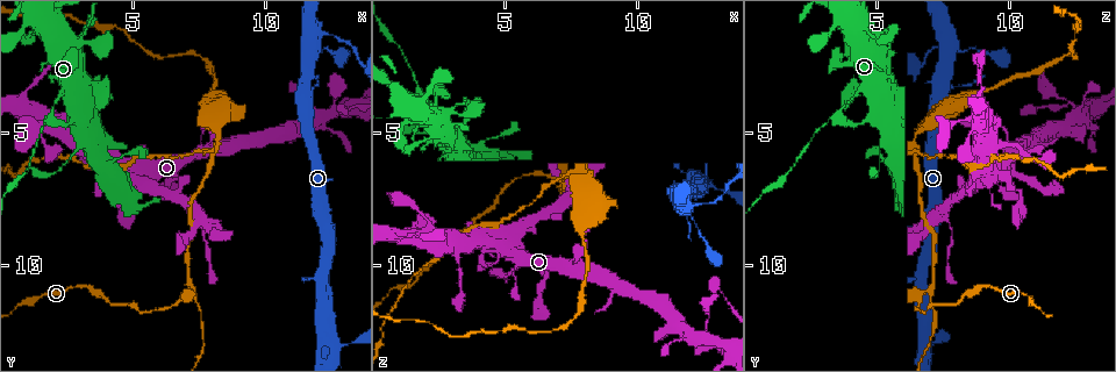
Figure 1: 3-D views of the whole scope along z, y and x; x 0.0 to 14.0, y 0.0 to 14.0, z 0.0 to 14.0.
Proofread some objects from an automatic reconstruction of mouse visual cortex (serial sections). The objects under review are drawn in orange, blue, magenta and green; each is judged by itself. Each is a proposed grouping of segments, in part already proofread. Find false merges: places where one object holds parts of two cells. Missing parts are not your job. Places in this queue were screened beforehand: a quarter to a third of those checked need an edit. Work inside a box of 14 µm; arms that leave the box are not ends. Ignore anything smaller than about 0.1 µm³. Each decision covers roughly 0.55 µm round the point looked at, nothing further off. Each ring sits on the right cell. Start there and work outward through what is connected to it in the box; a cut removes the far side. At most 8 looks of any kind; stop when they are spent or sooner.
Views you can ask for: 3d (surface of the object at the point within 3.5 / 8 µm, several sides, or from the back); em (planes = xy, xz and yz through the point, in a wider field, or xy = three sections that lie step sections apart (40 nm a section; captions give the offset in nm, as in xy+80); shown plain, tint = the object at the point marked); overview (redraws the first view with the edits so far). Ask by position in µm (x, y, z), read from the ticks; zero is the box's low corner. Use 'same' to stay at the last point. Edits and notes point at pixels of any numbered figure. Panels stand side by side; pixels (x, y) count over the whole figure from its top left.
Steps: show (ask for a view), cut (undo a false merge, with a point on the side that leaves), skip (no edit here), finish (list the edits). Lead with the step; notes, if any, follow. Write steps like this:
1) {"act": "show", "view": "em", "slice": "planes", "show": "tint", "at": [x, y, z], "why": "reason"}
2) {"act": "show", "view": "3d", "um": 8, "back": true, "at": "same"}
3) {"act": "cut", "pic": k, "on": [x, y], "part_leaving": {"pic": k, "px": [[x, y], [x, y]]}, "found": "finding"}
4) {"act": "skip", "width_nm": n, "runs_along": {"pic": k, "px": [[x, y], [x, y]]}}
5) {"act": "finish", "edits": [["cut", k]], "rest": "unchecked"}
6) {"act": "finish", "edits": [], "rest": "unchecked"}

{"act": "show", "view": "3d", "um": 3.5, "at": [2.8, 4.4, 5.0], "why": "abrupt turn"}

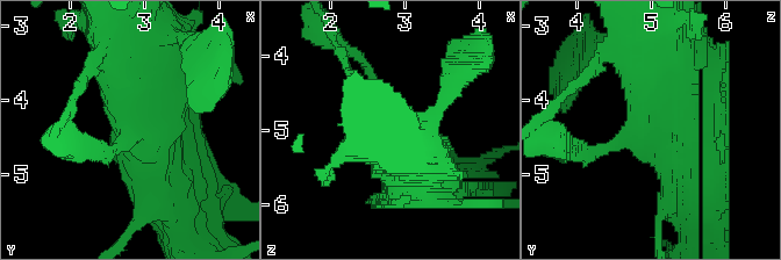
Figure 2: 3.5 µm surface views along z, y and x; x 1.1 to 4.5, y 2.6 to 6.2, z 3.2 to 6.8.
{"act": "show", "view": "em", "slice": "xy", "step": 3, "show": "plain", "at": [2.85, 4.45, 4.95], "why": "shape alone is not enough"}

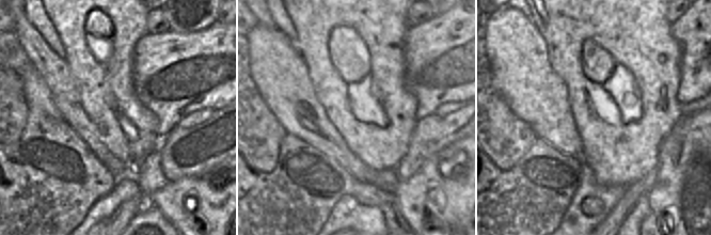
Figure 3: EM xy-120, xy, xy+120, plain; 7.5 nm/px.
{"act": "show", "view": "em", "slice": "xy", "step": 3, "show": "tint", "at": "same", "why": "where the object lies"}

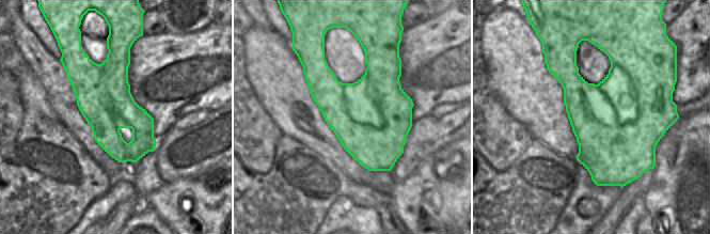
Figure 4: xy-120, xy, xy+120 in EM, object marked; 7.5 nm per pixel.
{"act": "skip", "runs_along": {"pic": 2, "px": [[141, 65], [166, 204]]}, "found": "one cell here"}

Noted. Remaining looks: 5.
{"act": "show", "view": "3d", "um": 3.5, "at": [1.7, 4.8, 3.0], "why": "sudden change in width"}

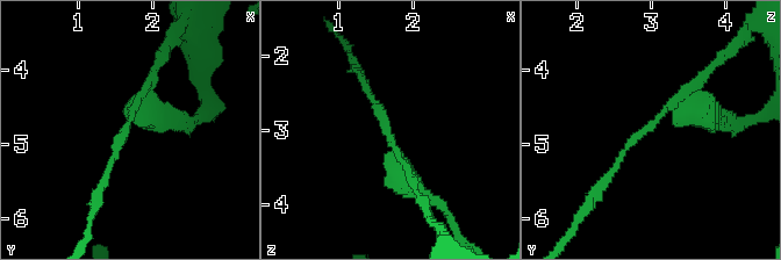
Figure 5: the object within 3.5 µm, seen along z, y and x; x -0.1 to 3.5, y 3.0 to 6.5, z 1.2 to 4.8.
{"act": "show", "view": "em", "slice": "xy", "step": 5, "show": "tint", "at": [1.65, 4.70, 3.05], "arm_widths_nm": [100, 350]}

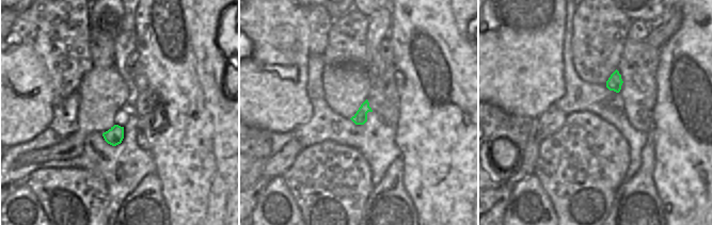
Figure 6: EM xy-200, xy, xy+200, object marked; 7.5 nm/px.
{"act": "cut", "pic": 5, "on": [382, 116], "part_leaving": {"pic": 5, "px": [[398, 149], [362, 78]]}, "found": "a second cell is stuck on"}

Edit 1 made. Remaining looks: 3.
{"act": "show", "view": "3d", "um": 3.5, "at": [7.1, 11.0, 6.7], "why": "a fork"}

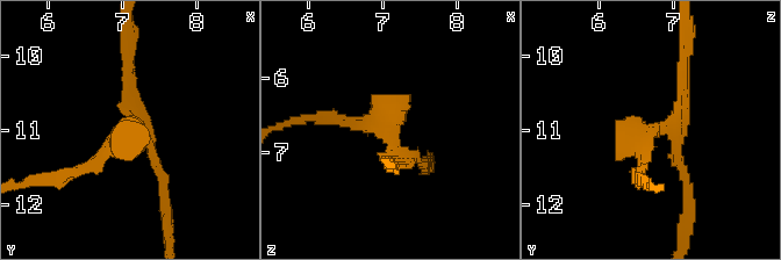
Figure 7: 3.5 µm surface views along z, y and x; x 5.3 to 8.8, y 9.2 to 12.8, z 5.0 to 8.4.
{"act": "show", "view": "em", "slice": "xy", "step": 5, "show": "tint", "at": [7.10, 11.00, 6.80], "arms": 3, "arm_widths_nm": [100, 150, 150]}

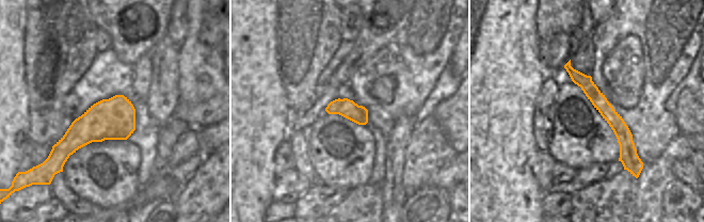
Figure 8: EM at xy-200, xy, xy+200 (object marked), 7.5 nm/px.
{"act": "cut", "pic": 7, "on": [681, 86], "part_leaving": {"pic": 7, "px": [[668, 120], [683, 106], [686, 31]]}, "found": "two cells meet here"}

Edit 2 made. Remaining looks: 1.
{"act": "finish", "edits": [["cut", 5], ["cut", 7]], "rest": "unchecked"}

